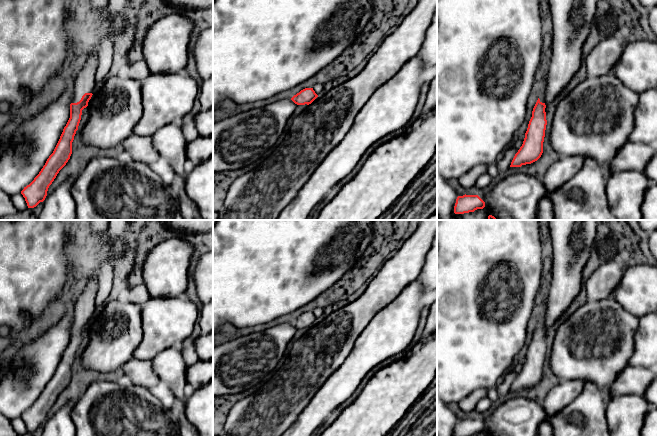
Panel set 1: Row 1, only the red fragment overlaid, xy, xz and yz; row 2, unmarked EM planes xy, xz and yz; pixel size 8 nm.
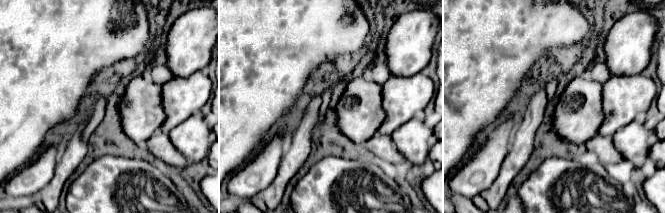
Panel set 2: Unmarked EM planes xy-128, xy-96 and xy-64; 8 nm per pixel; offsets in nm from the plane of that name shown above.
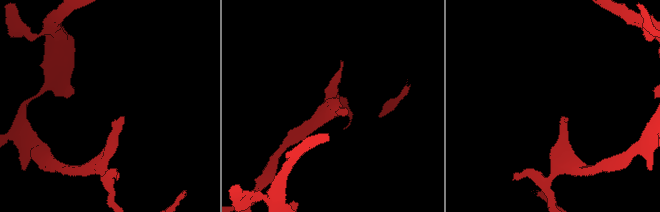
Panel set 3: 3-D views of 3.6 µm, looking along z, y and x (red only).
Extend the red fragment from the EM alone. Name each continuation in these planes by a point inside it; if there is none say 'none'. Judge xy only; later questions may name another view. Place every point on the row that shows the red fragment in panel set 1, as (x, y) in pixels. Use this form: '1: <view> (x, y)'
1: xy (85, 80)

